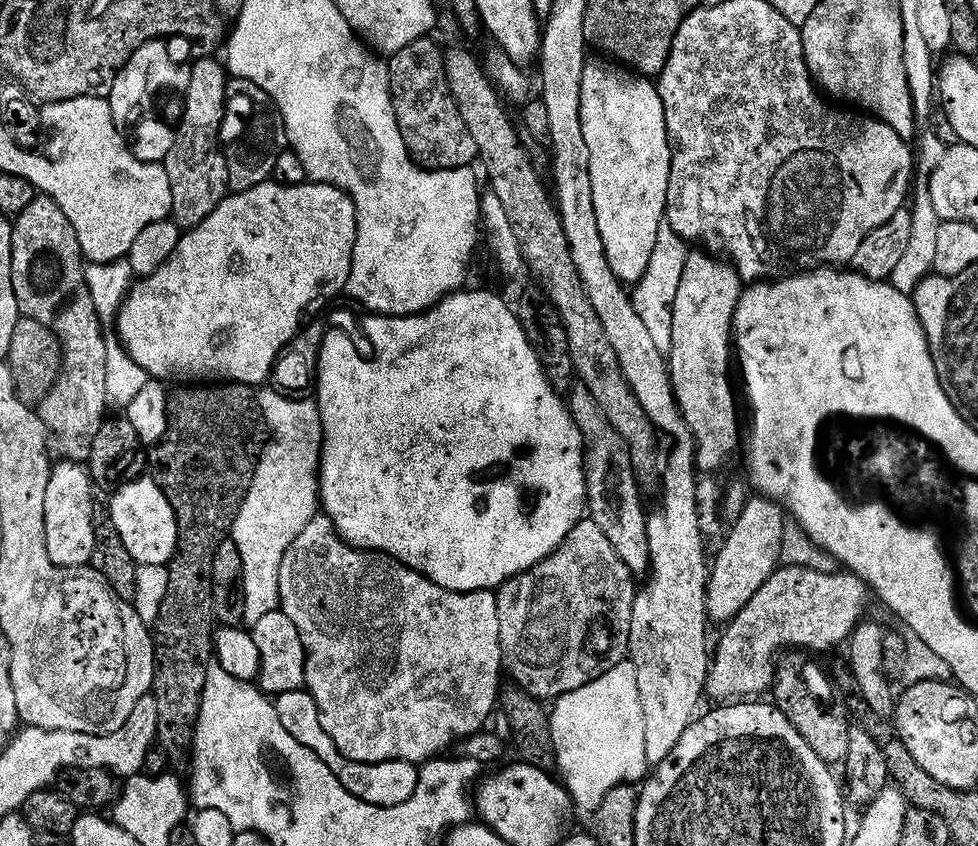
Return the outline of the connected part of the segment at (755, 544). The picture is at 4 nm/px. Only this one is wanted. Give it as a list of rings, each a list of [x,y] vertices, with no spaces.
[[[763,494],[753,495],[746,502],[746,510],[731,525],[728,537],[710,564],[708,577],[708,619],[713,625],[727,625],[742,609],[747,607],[750,598],[766,586],[766,582],[777,568],[781,567],[782,536],[786,523],[786,513],[775,500]]]

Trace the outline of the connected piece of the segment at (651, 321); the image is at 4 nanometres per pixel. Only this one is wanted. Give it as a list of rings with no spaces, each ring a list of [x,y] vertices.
[[[665,226],[660,229],[654,252],[650,254],[650,266],[646,266],[646,274],[631,289],[632,305],[642,318],[643,325],[654,341],[654,347],[665,358],[672,355],[674,342],[674,298],[678,298],[678,285],[682,282],[682,269],[686,266],[690,248],[677,232]]]

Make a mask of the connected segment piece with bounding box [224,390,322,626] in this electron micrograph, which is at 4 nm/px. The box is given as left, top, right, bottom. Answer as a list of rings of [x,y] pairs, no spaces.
[[[269,390],[263,396],[268,420],[276,428],[276,444],[268,448],[263,468],[256,477],[255,488],[244,507],[244,515],[236,525],[228,520],[224,533],[237,544],[244,567],[242,595],[244,600],[244,621],[254,626],[266,618],[266,614],[280,608],[280,567],[282,558],[294,538],[310,526],[318,514],[320,503],[320,453],[322,429],[320,409],[312,398],[292,400],[282,393]]]

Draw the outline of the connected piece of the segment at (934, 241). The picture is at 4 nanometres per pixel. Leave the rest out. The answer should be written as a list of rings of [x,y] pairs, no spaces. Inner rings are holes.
[[[932,136],[929,140],[921,139],[920,152],[918,148],[918,163],[915,165],[914,172],[919,179],[914,184],[914,195],[910,200],[910,211],[912,214],[912,225],[910,226],[910,243],[906,245],[906,251],[902,253],[902,258],[898,261],[898,267],[894,269],[890,283],[898,294],[906,294],[915,297],[920,283],[934,272],[934,257],[938,251],[938,230],[942,221],[938,218],[938,210],[934,210],[934,202],[930,199],[930,186],[928,179],[938,168],[938,162],[946,154],[949,145]],[[921,176],[921,180],[920,180]],[[912,204],[912,205],[911,205]]]

